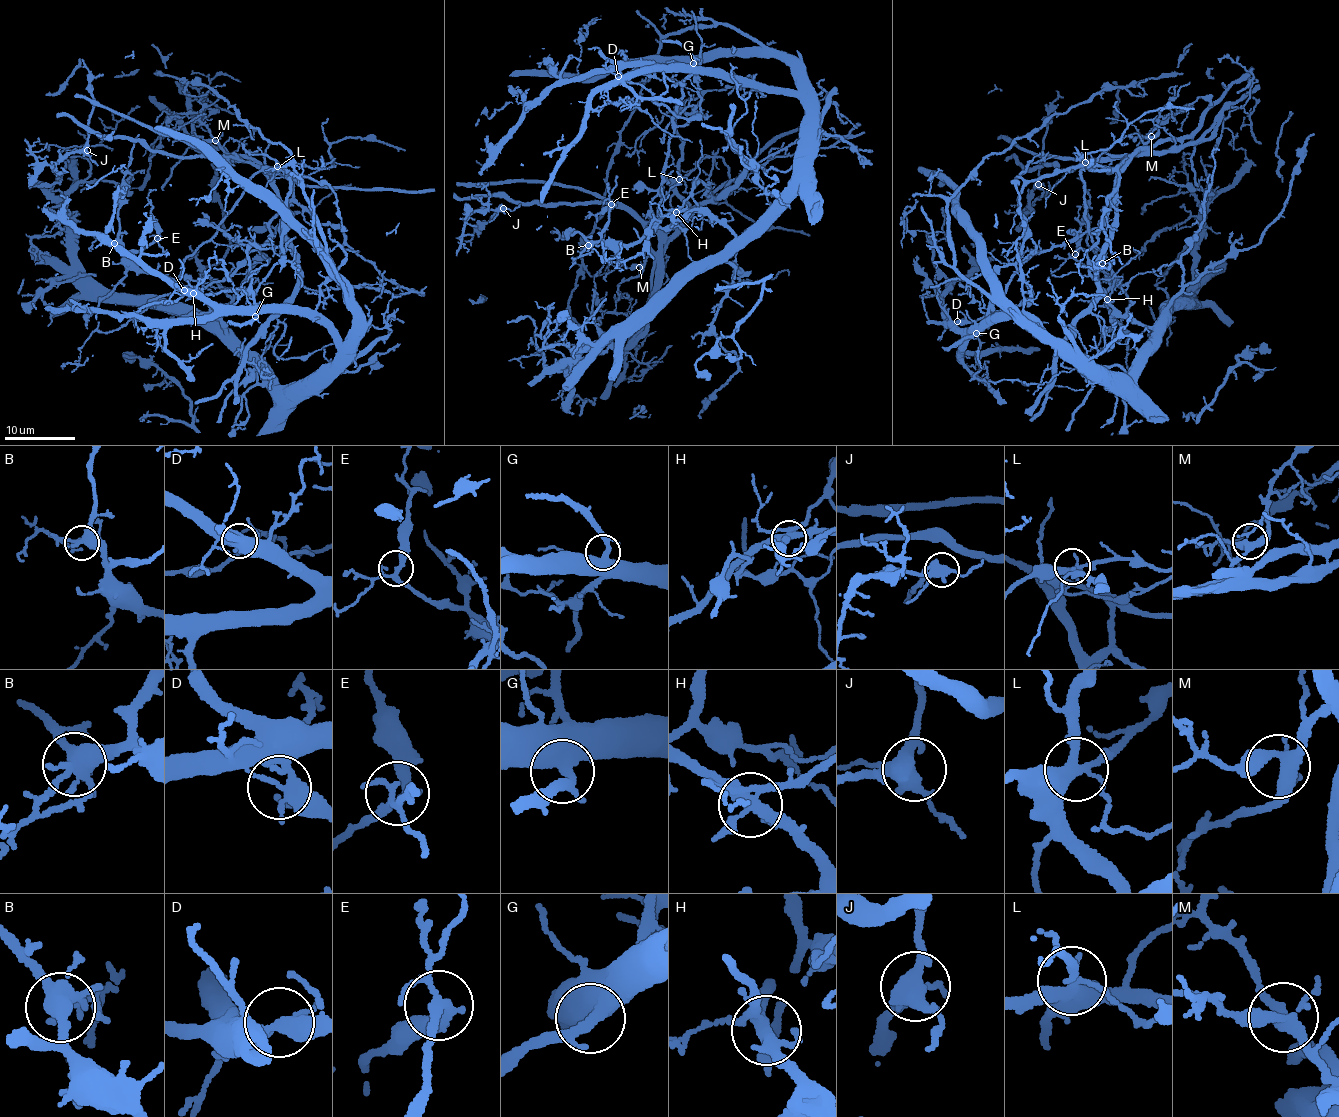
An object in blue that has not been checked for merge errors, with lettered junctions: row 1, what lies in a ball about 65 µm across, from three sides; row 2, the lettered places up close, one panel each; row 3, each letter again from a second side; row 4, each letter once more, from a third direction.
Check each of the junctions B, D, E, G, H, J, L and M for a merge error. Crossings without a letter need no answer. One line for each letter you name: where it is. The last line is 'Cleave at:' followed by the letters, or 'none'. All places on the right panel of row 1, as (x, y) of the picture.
D: at (957, 321)
H: at (1107, 299)
Cleave at: D, H

